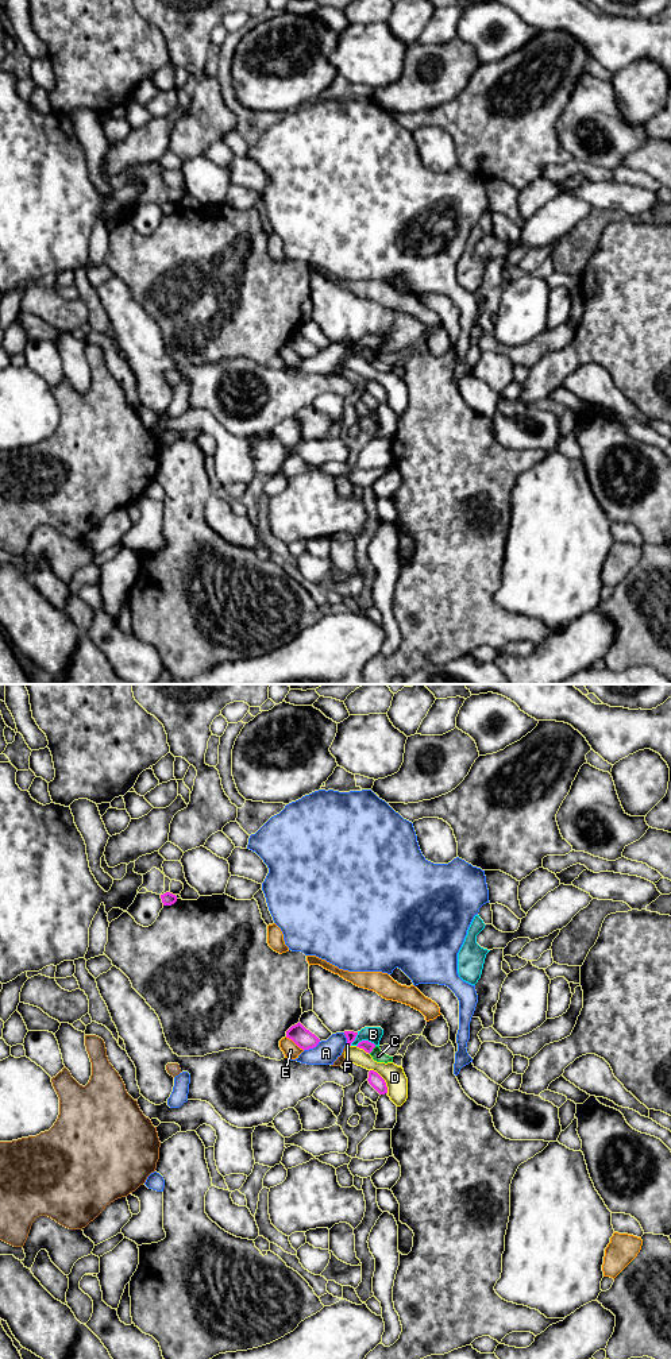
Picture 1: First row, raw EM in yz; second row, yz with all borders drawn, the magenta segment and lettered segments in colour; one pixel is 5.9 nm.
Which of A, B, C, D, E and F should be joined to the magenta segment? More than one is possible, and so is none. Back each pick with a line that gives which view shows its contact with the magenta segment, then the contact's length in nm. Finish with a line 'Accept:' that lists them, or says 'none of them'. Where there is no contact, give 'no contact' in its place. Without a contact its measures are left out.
Accept: none of them

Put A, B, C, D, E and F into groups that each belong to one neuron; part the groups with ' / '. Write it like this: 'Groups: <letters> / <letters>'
Groups: A / B F / C / D / E

